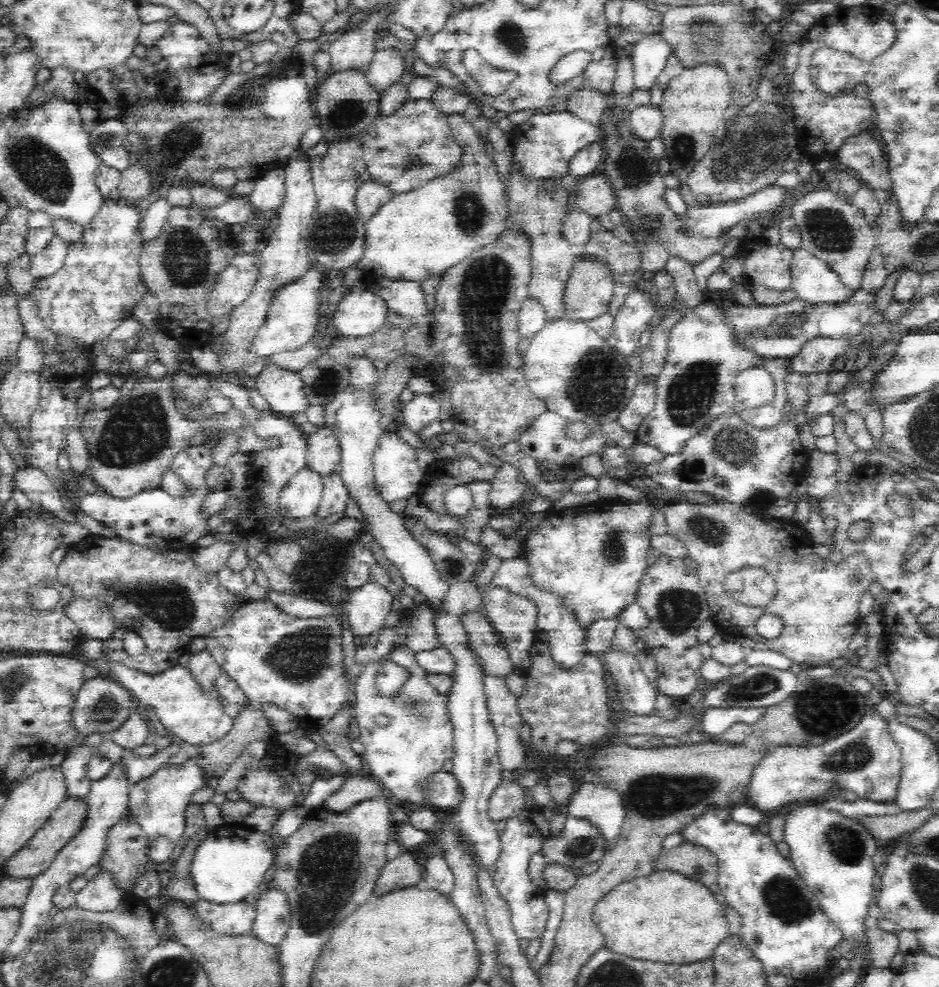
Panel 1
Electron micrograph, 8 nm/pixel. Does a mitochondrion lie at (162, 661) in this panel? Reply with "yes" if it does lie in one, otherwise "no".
no

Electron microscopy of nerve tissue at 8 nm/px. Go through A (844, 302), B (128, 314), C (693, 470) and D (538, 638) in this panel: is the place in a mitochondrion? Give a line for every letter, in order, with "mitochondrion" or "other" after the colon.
A: other
B: other
C: mitochondrion
D: other

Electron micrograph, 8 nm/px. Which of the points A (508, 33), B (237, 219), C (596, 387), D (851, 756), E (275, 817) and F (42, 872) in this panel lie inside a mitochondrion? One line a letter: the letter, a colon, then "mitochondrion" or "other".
A: mitochondrion
B: other
C: mitochondrion
D: mitochondrion
E: other
F: other

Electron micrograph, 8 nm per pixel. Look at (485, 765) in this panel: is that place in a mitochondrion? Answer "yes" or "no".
yes

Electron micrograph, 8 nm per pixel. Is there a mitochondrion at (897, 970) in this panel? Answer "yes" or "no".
no

